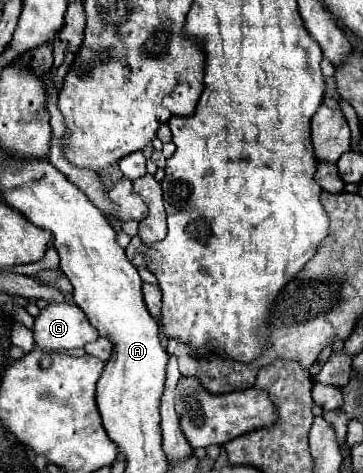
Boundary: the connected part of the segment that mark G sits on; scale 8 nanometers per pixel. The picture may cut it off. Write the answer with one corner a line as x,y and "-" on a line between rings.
73,302
49,304
39,312
33,324
35,346
41,350
71,350
95,342
99,334

